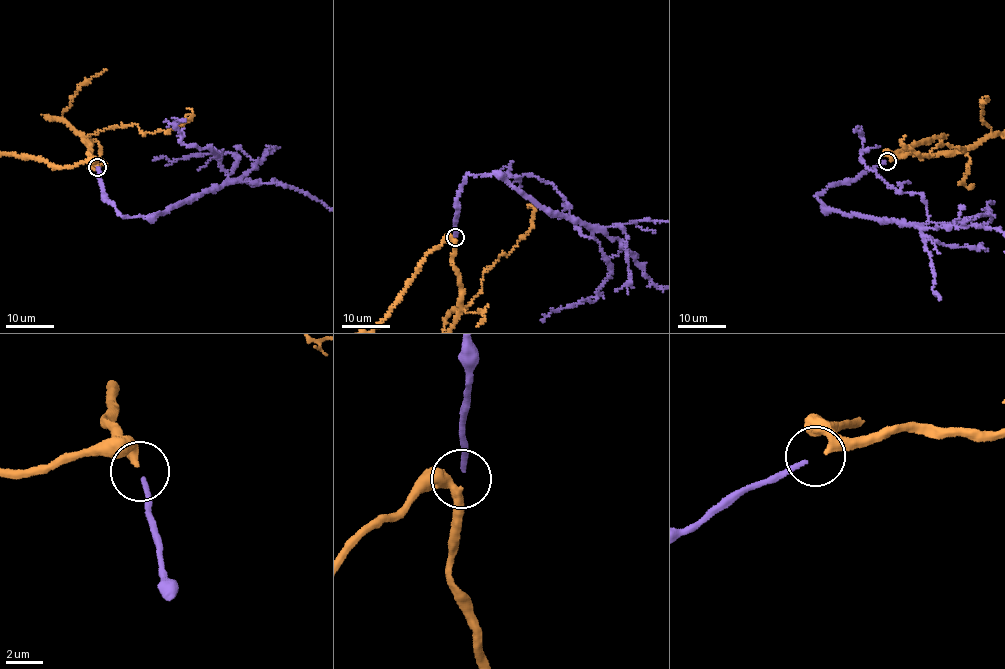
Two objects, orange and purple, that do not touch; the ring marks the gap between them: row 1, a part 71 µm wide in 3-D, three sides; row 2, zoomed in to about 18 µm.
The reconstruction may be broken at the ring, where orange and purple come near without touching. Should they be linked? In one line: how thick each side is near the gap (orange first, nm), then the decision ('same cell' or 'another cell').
440/240 nm | same cell

